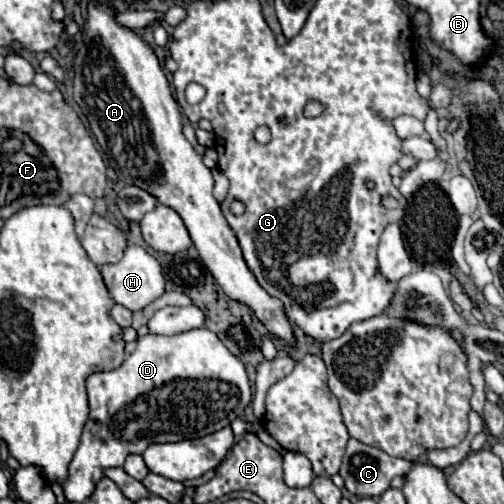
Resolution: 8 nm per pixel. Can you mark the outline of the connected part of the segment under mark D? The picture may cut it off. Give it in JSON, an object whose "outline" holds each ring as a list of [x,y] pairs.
{"outline":[[[196,328],[192,332],[182,332],[176,336],[146,334],[138,338],[136,350],[126,356],[126,360],[118,368],[90,374],[86,380],[86,388],[90,416],[84,426],[80,446],[70,462],[68,480],[62,486],[68,502],[84,502],[94,492],[106,468],[122,466],[126,456],[142,454],[146,446],[154,442],[194,440],[230,426],[232,420],[236,420],[244,412],[252,398],[244,364],[208,328]]]}

